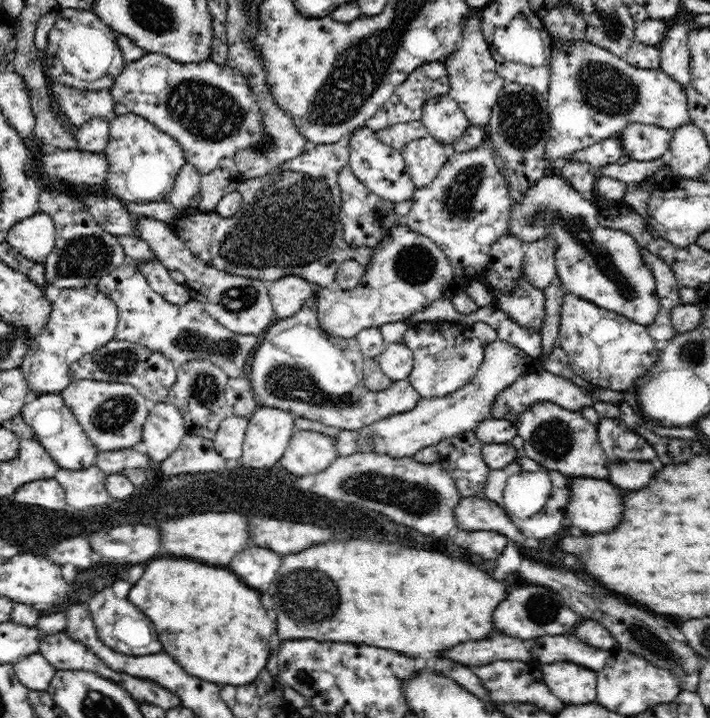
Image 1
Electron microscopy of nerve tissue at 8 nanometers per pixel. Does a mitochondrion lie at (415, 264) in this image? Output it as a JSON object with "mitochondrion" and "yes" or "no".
{"mitochondrion":"yes"}

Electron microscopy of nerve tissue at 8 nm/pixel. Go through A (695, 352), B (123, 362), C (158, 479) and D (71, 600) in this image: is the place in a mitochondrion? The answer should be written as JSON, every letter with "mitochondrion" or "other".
{"A":"mitochondrion","B":"mitochondrion","C":"other","D":"other"}

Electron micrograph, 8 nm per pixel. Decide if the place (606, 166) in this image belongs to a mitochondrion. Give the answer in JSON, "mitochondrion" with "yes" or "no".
{"mitochondrion":"no"}

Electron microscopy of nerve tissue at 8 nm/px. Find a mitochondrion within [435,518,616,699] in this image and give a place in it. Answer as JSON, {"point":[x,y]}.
{"point":[544,616]}

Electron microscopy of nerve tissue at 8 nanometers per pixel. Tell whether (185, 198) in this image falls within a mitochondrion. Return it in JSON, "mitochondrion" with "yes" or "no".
{"mitochondrion":"no"}

